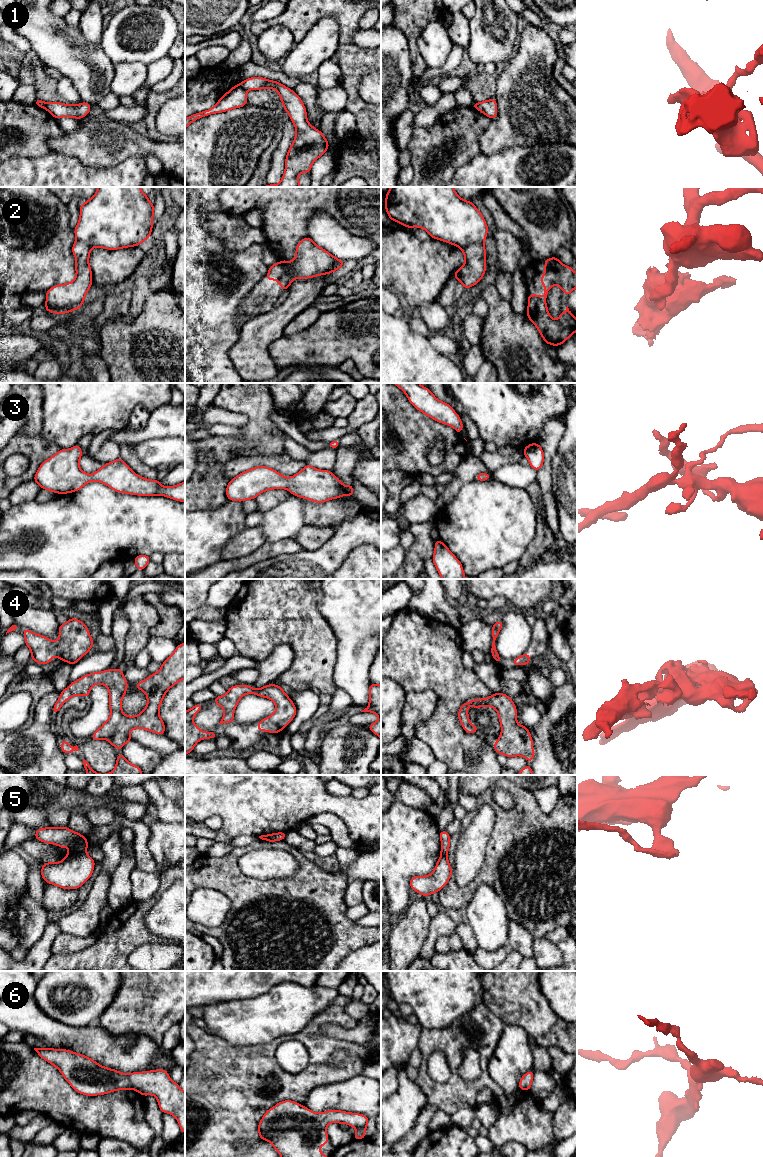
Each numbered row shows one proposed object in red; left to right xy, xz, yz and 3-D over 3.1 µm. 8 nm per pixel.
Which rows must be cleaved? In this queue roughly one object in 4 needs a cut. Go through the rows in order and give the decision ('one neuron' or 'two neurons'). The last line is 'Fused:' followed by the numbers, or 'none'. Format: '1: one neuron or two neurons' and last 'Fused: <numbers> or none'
1: two neurons
2: two neurons
3: one neuron
4: one neuron
5: two neurons
6: one neuron
Fused: 1, 2, 5

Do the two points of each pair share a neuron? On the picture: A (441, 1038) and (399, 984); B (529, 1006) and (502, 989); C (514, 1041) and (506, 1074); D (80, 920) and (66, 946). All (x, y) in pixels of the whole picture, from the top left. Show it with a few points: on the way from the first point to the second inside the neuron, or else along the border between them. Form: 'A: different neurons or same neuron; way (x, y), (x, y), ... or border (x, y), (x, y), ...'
A: different neurons; border (454, 1020), (445, 1027), (423, 1029)
B: same neuron; way (522, 1003), (509, 990)
C: same neuron; way (513, 1049), (513, 1055), (506, 1066)
D: different neurons; border (61, 932), (76, 937), (87, 937), (93, 933)

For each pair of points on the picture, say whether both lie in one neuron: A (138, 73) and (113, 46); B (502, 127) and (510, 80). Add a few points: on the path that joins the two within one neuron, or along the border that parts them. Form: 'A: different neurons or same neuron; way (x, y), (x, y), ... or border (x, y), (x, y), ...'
A: different neurons; border (146, 64), (116, 63), (114, 65)
B: same neuron; way (506, 115), (506, 98), (509, 92)

